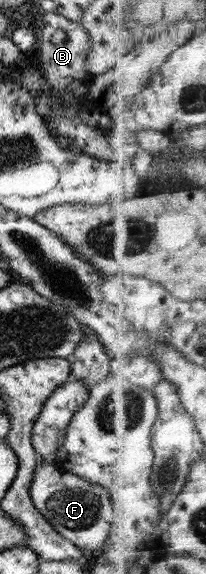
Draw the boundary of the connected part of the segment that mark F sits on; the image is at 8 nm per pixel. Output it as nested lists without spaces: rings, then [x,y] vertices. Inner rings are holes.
[[[37,453],[39,461],[34,468],[32,480],[28,489],[33,507],[45,518],[45,521],[61,536],[80,548],[85,555],[95,556],[107,539],[110,523],[113,521],[109,496],[107,490],[101,485],[89,483],[69,472],[59,471],[53,464],[42,460]]]

